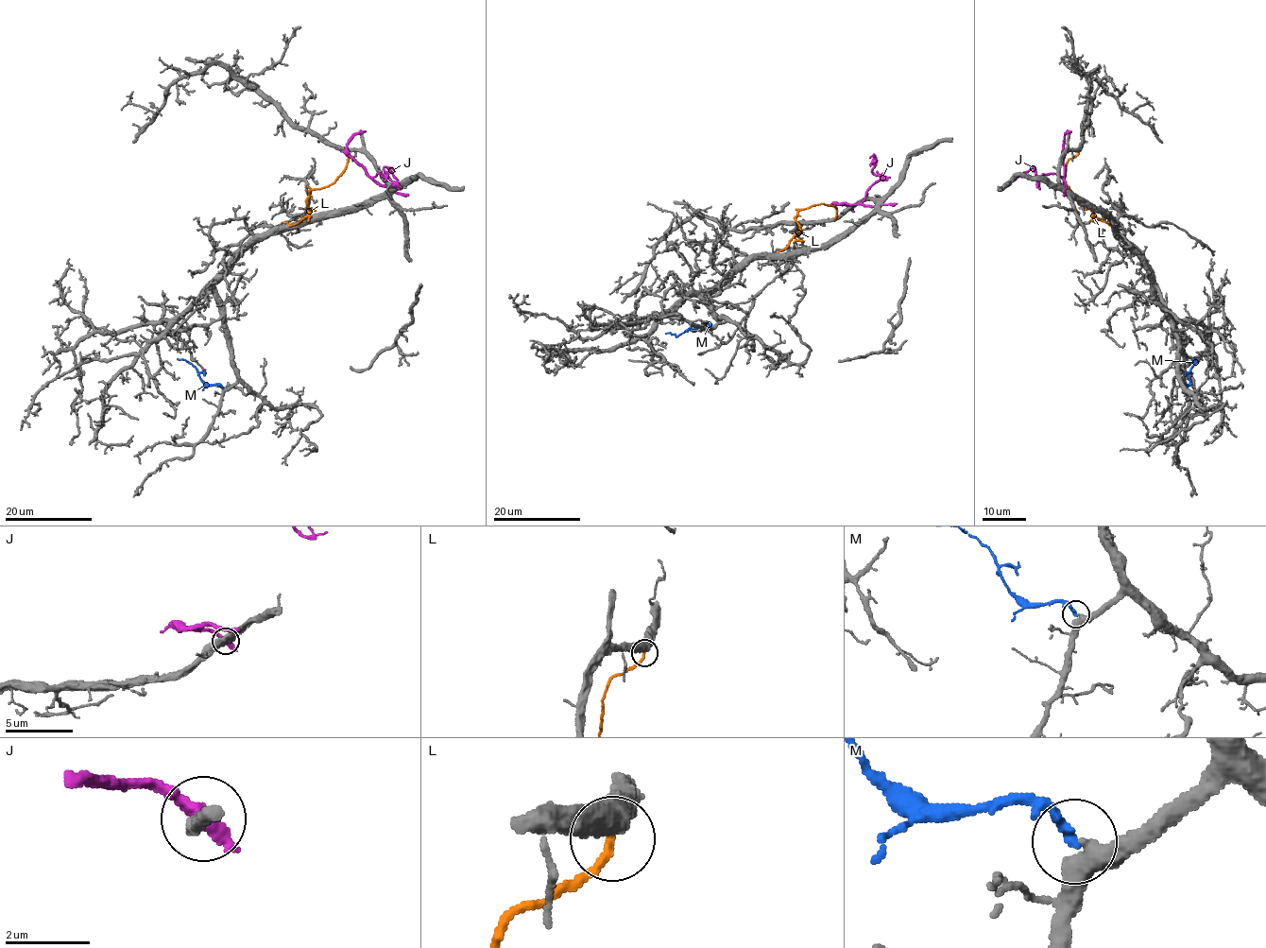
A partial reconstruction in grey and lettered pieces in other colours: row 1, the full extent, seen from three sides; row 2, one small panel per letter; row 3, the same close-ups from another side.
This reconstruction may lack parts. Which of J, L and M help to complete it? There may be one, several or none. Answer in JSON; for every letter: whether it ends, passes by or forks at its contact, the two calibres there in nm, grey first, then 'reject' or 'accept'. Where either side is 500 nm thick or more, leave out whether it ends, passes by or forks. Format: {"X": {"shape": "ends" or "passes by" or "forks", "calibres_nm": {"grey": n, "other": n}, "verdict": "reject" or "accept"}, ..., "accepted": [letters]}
{"J": {"shape": "ends", "calibres_nm": {"grey": 440, "other": 480}, "verdict": "reject"}, "L": {"calibres_nm": {"grey": 500, "other": 190}, "verdict": "reject"}, "M": {"shape": "ends", "calibres_nm": {"grey": 440, "other": 280}, "verdict": "accept"}, "accepted": ["M"]}

